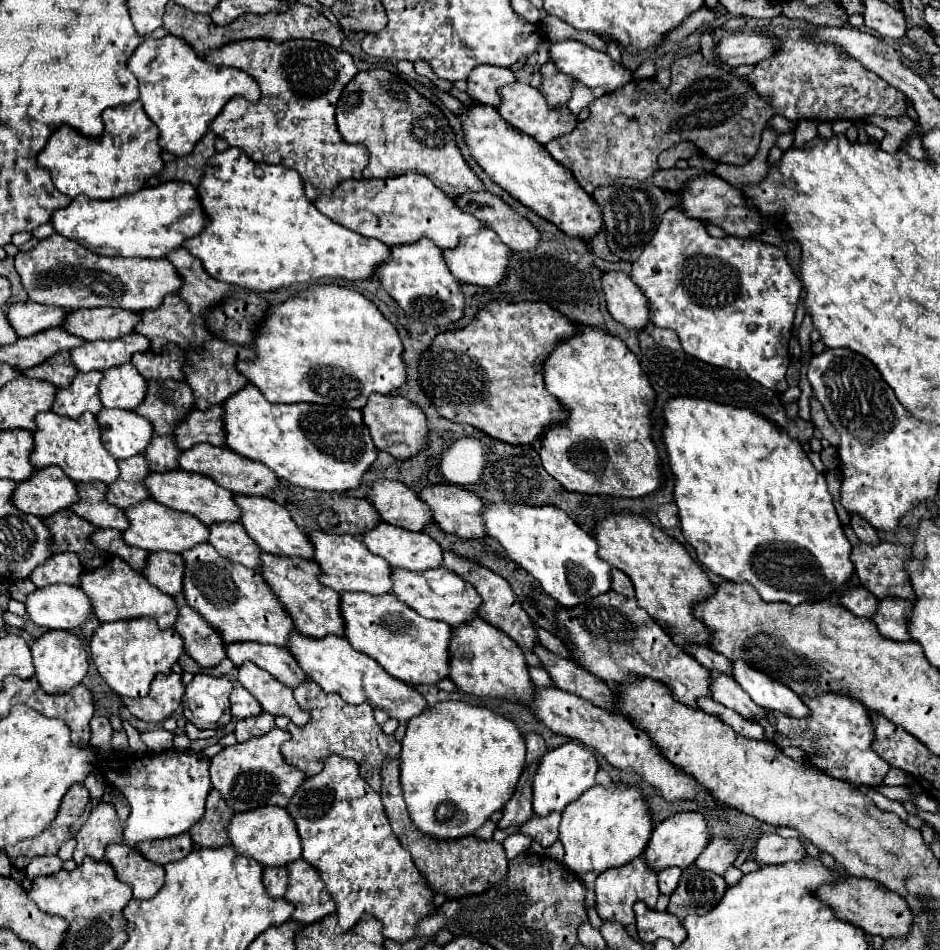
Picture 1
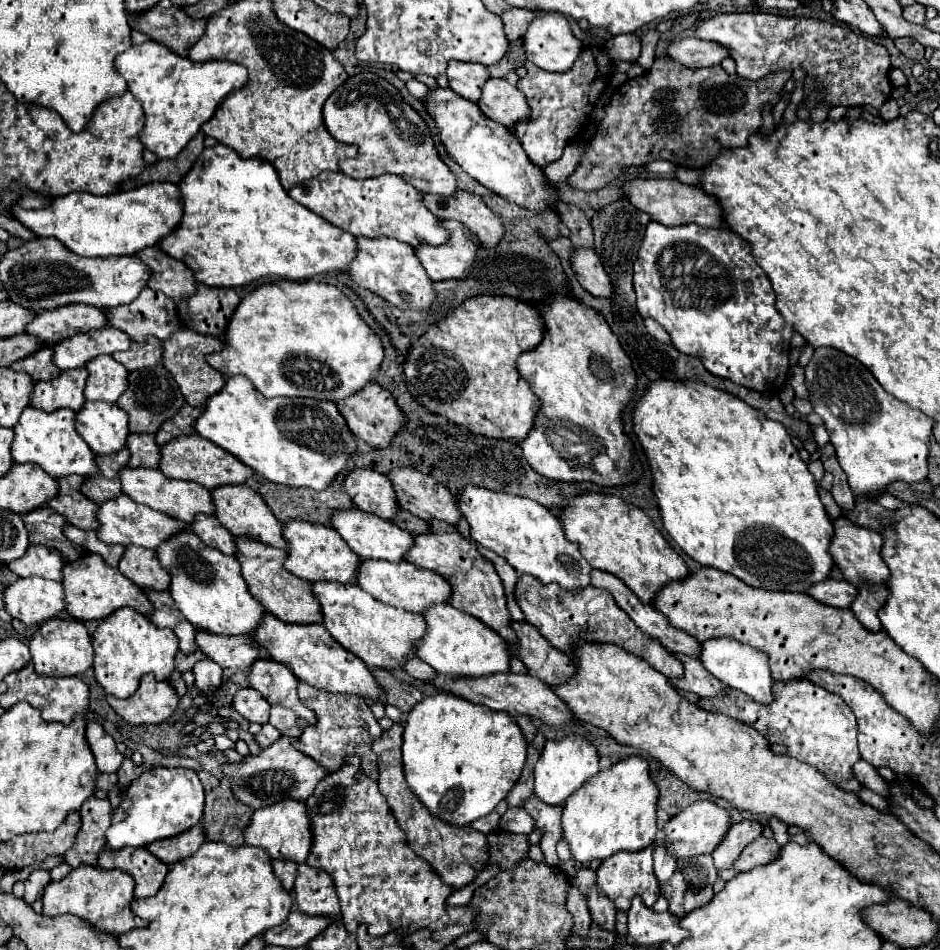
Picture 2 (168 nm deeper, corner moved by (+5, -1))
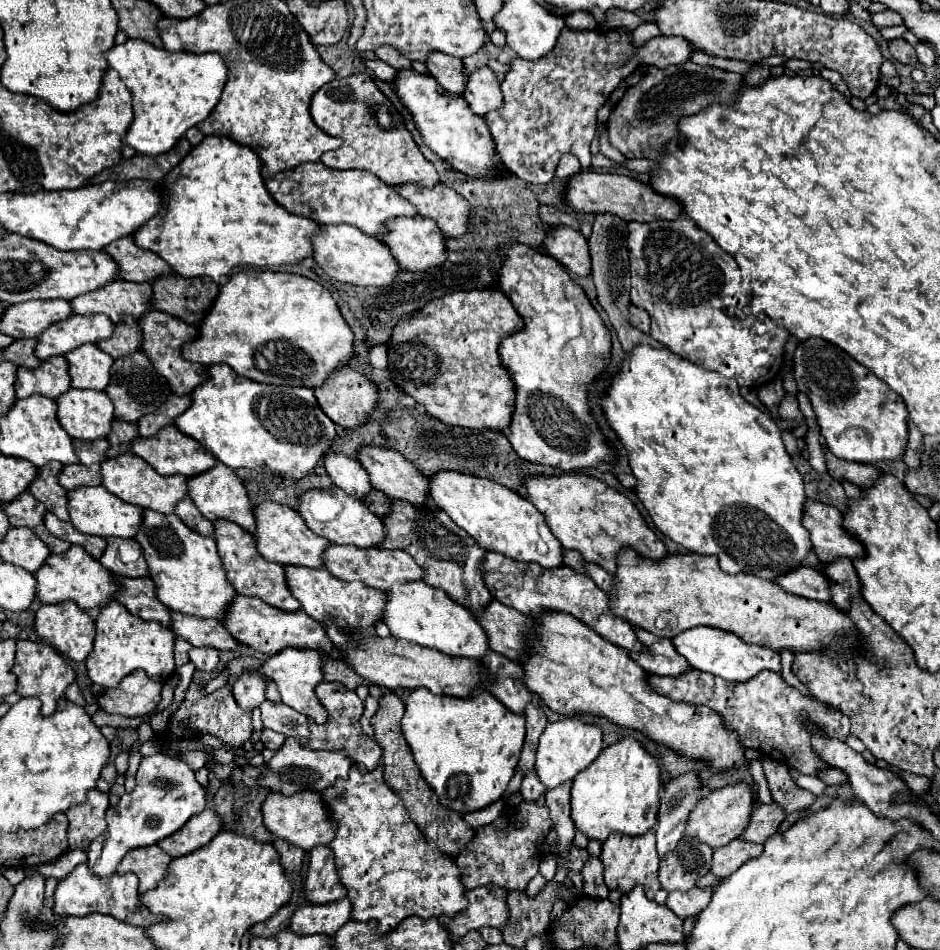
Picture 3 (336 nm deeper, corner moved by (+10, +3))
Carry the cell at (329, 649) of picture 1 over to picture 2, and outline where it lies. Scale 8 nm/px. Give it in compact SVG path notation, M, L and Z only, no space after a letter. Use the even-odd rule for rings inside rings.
M267 613L263 617L261 625L251 635L259 645L263 645L269 651L269 655L273 655L271 657L273 661L287 665L293 671L293 675L303 683L309 683L309 685L329 691L329 693L357 695L357 697L363 697L369 701L385 699L383 689L379 687L379 683L371 675L371 671L365 667L365 663L357 655L343 649L329 635L325 625L287 625L285 621Z

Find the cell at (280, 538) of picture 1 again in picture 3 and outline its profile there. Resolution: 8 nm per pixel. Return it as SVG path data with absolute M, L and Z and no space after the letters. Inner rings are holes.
M216 463L212 469L196 475L196 477L188 477L188 497L194 501L194 505L200 509L200 513L206 515L206 519L210 519L210 521L228 519L228 521L238 523L246 531L254 529L256 519L252 515L252 503L246 495L246 487L242 485L238 475L230 467L224 467L224 463Z

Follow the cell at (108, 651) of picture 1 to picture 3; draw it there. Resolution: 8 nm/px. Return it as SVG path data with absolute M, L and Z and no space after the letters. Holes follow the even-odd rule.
M108 601L96 619L96 639L94 649L86 659L86 673L92 683L102 687L118 687L122 677L128 673L144 669L150 679L166 681L174 671L174 633L170 627L164 627L156 621L144 621L128 609L124 609L118 601Z

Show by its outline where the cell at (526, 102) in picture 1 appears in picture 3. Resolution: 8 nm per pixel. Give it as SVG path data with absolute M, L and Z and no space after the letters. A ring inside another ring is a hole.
M480 67L468 75L462 97L476 115L486 115L488 111L502 107L500 81L496 79L490 67Z

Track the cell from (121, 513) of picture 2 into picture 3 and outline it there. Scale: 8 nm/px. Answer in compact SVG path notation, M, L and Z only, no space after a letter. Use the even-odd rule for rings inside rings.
M102 485L100 487L80 487L76 491L68 491L68 511L70 511L70 523L80 533L98 535L98 537L122 537L130 539L138 531L142 507L136 507L132 503L124 503L116 495L108 493Z

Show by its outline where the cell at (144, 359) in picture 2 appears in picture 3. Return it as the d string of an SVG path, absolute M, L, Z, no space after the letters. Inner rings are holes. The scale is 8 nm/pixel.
M124 319L124 323L114 325L114 333L110 339L102 339L98 341L98 347L102 351L106 351L108 355L112 355L114 359L124 357L124 355L132 355L134 351L140 349L140 327L136 319Z

